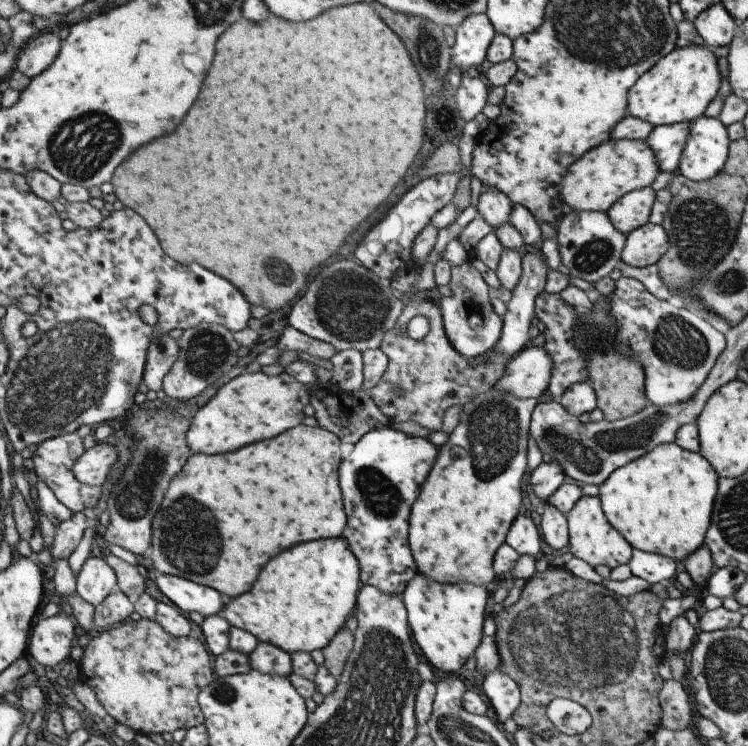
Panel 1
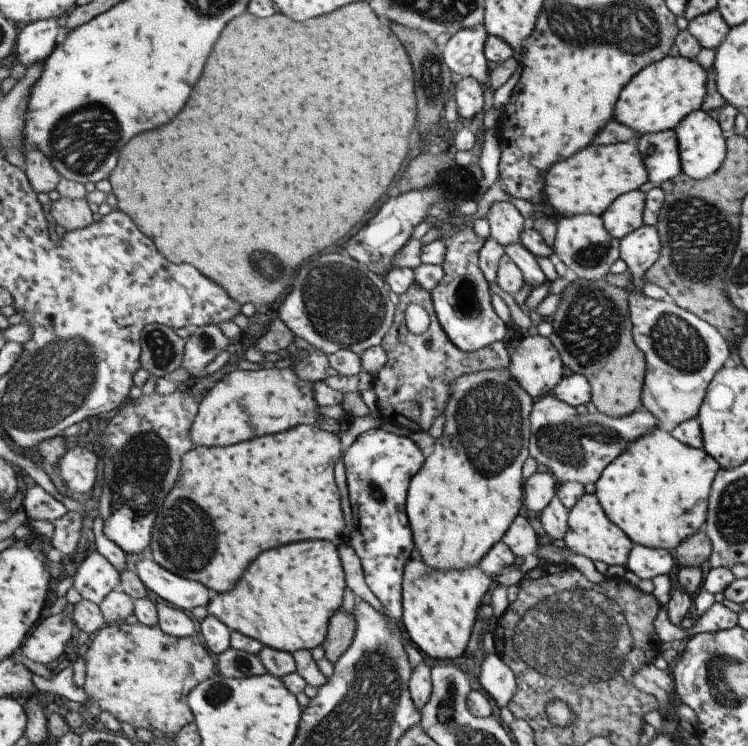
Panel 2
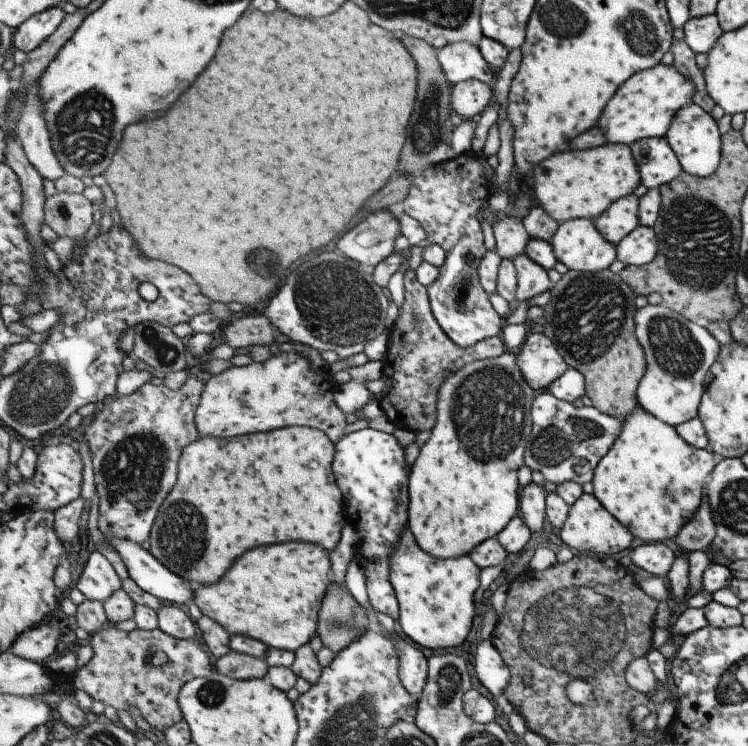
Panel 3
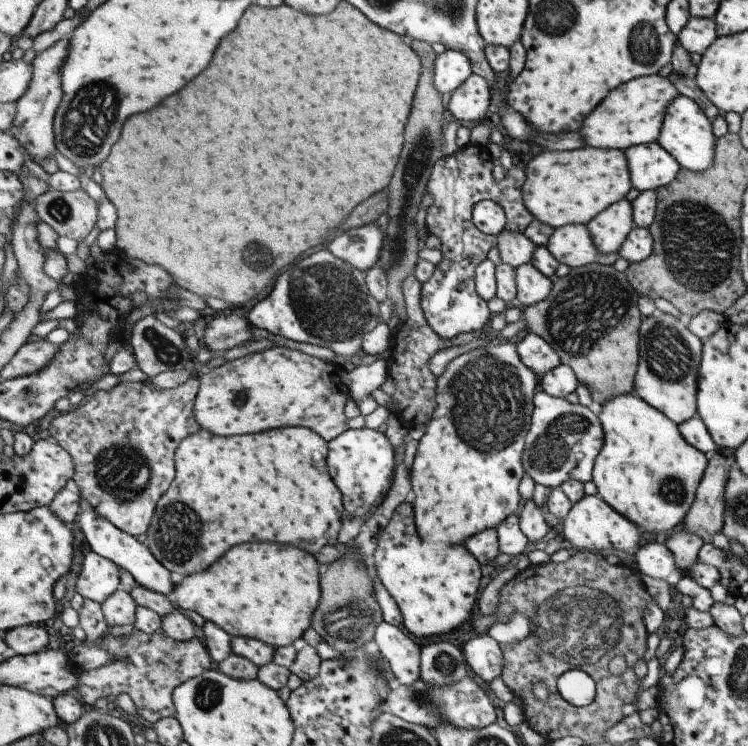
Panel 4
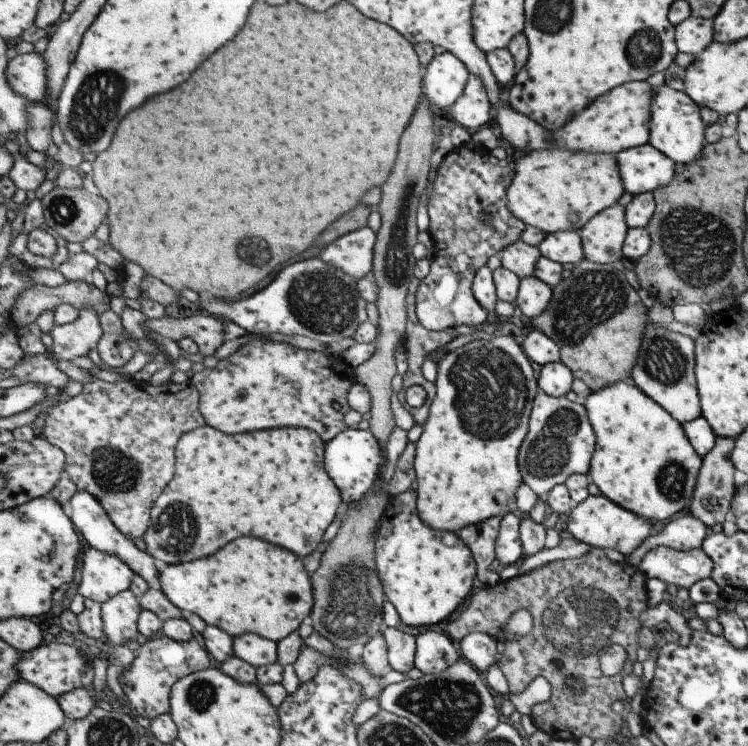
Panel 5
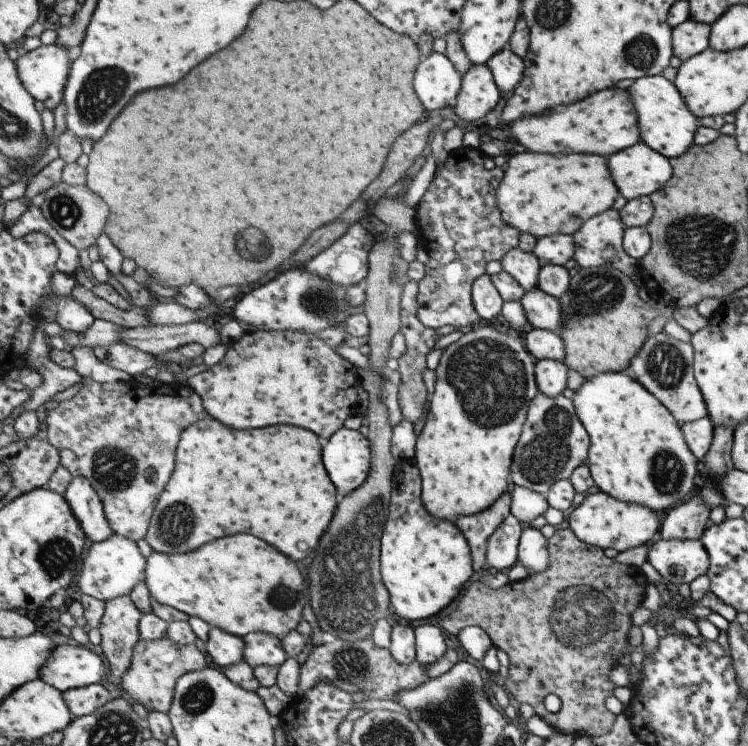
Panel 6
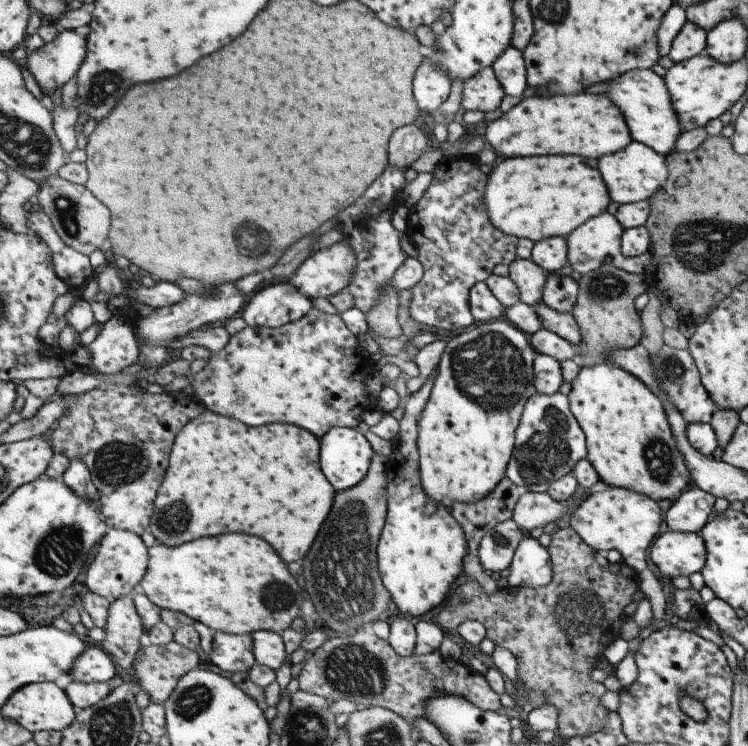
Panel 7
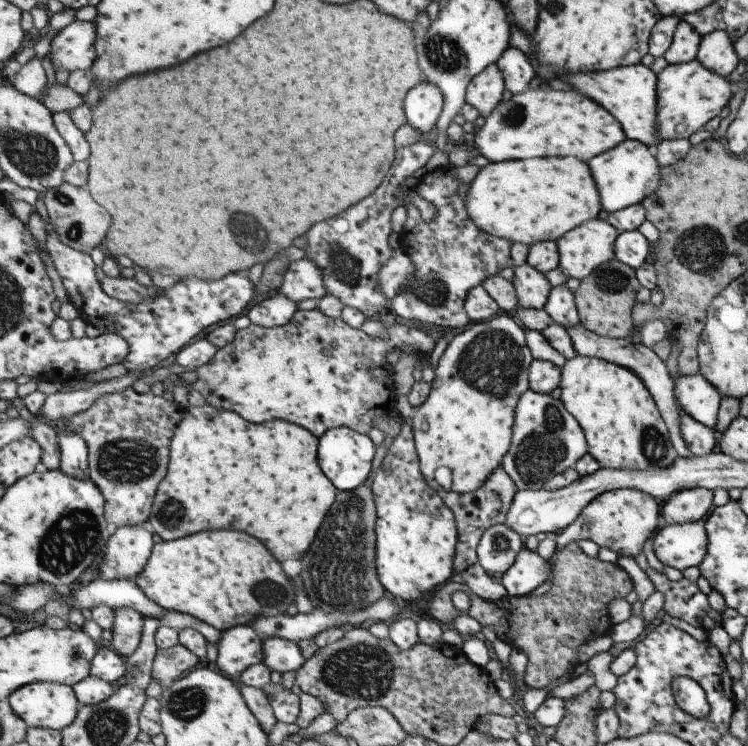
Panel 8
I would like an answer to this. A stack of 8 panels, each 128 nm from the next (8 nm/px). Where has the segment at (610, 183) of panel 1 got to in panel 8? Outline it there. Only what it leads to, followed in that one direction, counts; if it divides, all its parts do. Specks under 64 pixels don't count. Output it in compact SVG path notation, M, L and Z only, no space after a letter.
M535 158L535 160L511 160L511 162L489 163L470 182L471 192L467 194L467 210L471 220L493 236L511 240L513 243L534 244L558 241L570 230L593 220L603 210L602 194L599 192L594 173L589 166L577 158Z

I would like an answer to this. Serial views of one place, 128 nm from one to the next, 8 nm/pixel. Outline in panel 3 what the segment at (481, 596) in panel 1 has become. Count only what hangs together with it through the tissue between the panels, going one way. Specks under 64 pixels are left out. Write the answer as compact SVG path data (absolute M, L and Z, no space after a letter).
M407 527L401 540L399 540L399 544L397 544L397 548L395 548L395 554L391 556L391 584L394 585L395 592L398 594L400 627L412 642L416 642L424 648L435 650L455 648L467 640L476 617L476 607L473 606L475 604L475 592L479 590L479 584L481 584L481 568L475 564L471 555L453 559L435 558L419 546L413 531Z

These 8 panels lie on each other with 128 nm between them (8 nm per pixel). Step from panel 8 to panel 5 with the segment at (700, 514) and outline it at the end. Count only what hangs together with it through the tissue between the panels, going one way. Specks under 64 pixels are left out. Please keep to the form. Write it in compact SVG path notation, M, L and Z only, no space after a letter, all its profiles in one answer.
M684 511L671 518L669 522L659 525L657 531L648 536L648 539L642 542L633 555L624 556L624 562L637 567L643 554L659 545L683 552L695 550L700 548L701 541L708 533L709 529L706 526Z

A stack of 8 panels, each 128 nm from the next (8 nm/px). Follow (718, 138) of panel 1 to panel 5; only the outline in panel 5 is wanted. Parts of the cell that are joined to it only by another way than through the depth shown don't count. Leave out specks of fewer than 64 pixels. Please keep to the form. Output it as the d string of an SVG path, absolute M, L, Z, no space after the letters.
M663 83L654 87L652 101L652 115L650 116L650 144L659 152L665 153L675 164L693 162L701 156L703 145L704 124L700 118L700 109L682 90L672 89Z

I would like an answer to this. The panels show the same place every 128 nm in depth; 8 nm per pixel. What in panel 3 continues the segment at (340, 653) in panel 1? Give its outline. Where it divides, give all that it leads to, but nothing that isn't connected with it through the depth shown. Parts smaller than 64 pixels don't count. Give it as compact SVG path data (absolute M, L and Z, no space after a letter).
M333 583L330 591L327 592L327 598L323 600L322 612L319 615L318 636L323 645L337 655L345 651L355 640L365 636L369 626L371 626L371 620L367 616L367 610L355 600L355 596L349 592L347 587Z

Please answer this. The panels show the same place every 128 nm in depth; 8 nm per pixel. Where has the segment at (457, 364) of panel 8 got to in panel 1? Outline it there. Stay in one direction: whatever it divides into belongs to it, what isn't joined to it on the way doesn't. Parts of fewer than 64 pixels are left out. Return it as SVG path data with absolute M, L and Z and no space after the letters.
M494 388L489 392L483 392L479 396L475 396L471 402L464 404L460 413L460 421L454 428L453 432L449 434L448 441L441 445L441 454L439 455L438 463L431 471L427 482L423 484L422 495L419 500L415 502L411 509L410 520L410 545L414 552L416 563L418 564L418 572L427 574L427 578L440 582L441 584L463 584L471 583L476 585L485 585L493 582L499 574L495 572L494 562L495 555L498 554L499 548L506 543L507 537L510 534L511 527L515 520L518 519L521 506L523 506L523 487L525 474L527 474L528 467L528 444L530 439L530 424L532 421L532 413L540 403L540 399L525 399L515 396L515 394L507 394L507 392L499 392Z

